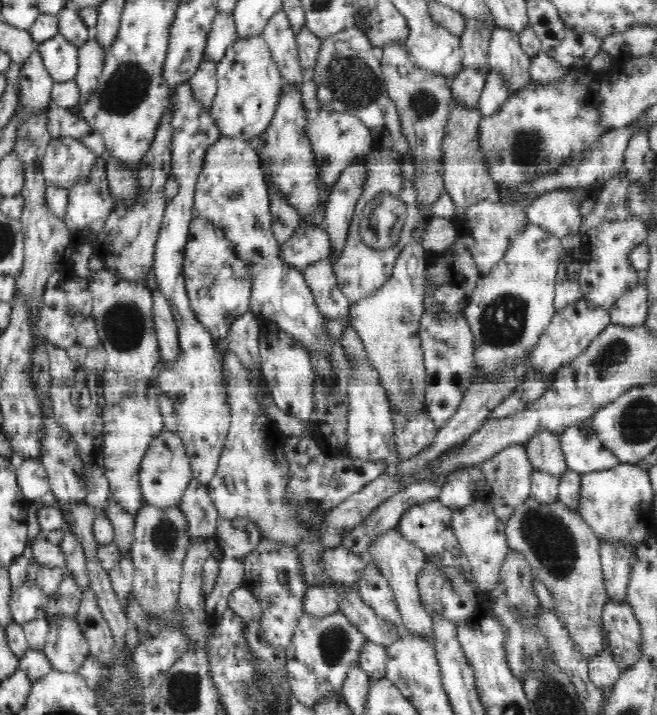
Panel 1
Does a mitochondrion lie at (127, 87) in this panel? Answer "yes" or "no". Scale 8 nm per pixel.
yes

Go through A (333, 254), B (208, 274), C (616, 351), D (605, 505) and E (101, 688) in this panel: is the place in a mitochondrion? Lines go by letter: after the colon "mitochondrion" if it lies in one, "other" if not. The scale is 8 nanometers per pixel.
A: other
B: mitochondrion
C: mitochondrion
D: other
E: other

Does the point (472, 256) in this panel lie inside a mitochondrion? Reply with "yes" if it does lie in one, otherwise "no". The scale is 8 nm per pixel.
no

